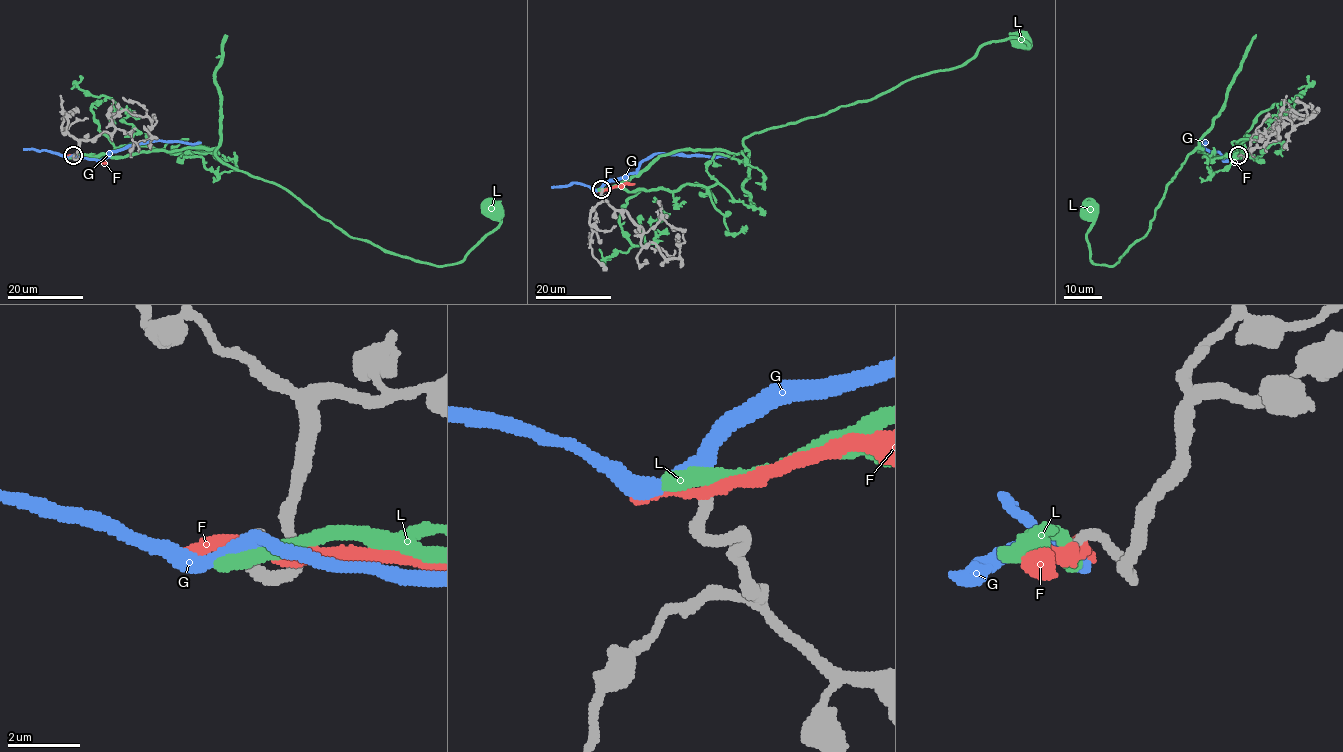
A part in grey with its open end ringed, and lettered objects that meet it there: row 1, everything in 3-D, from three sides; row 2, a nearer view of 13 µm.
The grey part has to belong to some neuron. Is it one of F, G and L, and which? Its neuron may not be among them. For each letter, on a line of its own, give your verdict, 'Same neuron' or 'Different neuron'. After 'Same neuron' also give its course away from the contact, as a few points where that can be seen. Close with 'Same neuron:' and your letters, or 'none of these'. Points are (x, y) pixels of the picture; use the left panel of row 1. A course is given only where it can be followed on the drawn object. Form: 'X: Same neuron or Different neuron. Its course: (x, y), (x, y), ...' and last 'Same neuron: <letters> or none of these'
F: Different neuron
G: Same neuron. Its course: (74, 156), (103, 160), (110, 152), (127, 145), (157, 141), (201, 141)
L: Different neuron
Same neuron: G

